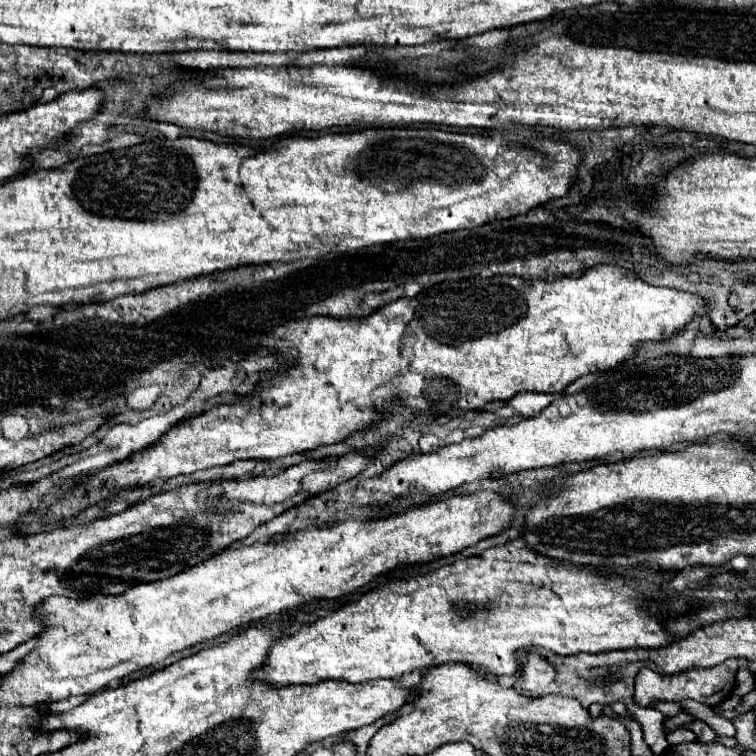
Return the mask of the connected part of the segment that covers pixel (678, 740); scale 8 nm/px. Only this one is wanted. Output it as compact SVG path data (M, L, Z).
M678 728L678 730L670 732L666 736L666 740L668 740L670 746L676 746L676 744L682 744L682 742L694 742L696 740L696 734L690 732L690 730L686 730L686 728Z

